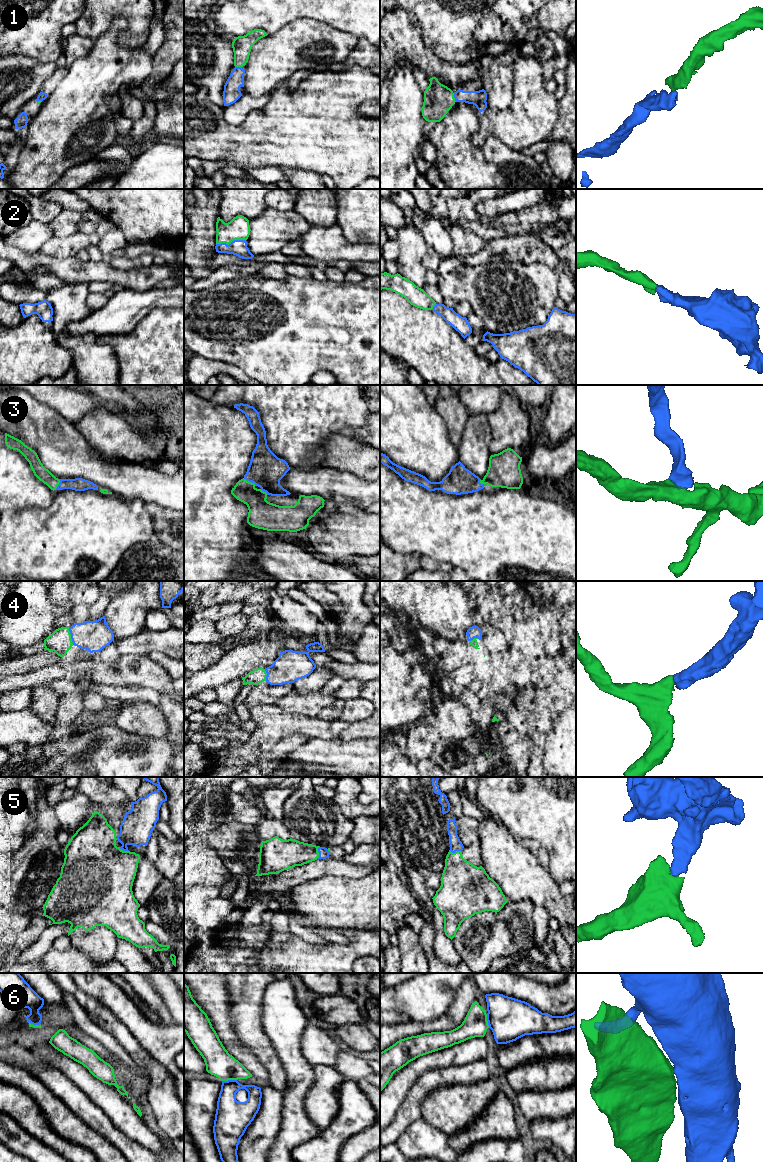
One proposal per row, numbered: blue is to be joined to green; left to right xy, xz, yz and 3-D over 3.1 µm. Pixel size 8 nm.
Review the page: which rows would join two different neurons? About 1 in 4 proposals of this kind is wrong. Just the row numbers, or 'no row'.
6

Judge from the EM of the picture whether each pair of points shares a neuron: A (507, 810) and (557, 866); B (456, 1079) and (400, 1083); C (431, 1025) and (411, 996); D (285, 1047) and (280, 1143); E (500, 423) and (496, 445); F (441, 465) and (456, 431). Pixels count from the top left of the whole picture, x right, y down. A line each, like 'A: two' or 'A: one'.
A: one
B: two
C: two
D: one
E: one
F: two

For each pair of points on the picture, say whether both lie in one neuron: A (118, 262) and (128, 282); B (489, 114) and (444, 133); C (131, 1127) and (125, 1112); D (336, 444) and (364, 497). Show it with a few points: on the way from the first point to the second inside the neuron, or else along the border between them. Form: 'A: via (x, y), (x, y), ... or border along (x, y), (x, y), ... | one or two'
A: border along (109, 263), (115, 268), (123, 269), (144, 265) | two
B: border along (480, 113), (479, 129), (473, 137), (473, 141) | two
C: via (130, 1123), (125, 1116) | one
D: border along (328, 467), (334, 470), (351, 472), (369, 481) | two

